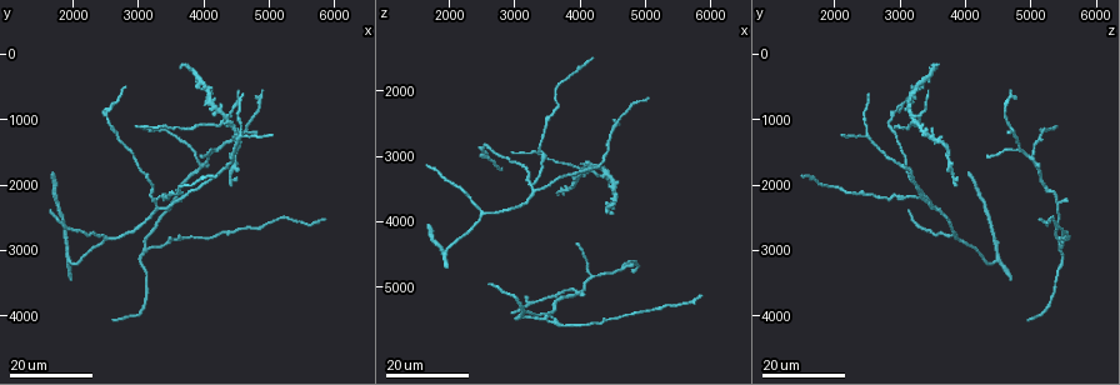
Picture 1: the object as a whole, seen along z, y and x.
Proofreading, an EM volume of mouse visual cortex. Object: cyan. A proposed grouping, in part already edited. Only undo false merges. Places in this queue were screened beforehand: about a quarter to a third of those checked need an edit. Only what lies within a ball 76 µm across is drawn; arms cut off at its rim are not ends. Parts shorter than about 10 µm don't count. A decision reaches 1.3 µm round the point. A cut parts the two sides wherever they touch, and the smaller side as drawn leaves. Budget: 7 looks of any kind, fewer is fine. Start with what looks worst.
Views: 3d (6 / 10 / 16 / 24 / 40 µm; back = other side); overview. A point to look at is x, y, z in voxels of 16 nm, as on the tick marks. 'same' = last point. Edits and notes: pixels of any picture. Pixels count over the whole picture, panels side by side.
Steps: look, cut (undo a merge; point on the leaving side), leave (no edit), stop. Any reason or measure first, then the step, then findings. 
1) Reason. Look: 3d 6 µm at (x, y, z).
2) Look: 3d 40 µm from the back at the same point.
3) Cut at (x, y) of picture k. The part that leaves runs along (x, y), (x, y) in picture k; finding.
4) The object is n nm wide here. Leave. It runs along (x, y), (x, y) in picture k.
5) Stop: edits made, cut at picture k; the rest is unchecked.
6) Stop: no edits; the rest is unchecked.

Two arms in line, one across. Look: 3d 24 µm at (3150, 3000, 5500).

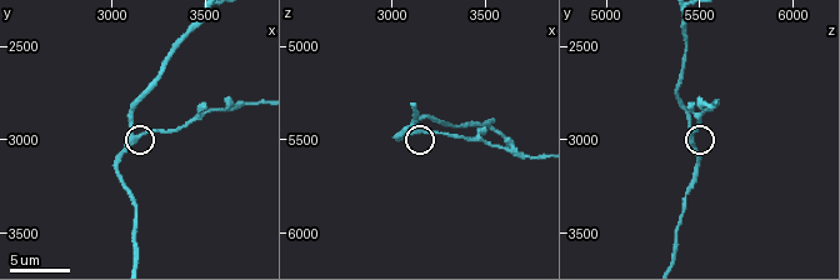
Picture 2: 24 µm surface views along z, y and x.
Look: 3d 6 µm at (3140, 2980, 5440).

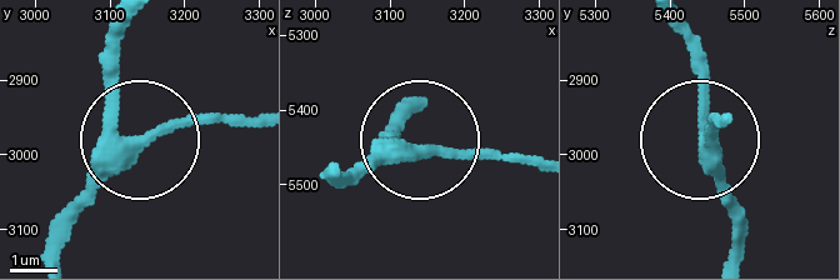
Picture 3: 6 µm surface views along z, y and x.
The object is 290 nm wide here. Leave. Continuous, no second cell.

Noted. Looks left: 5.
Three-way junction. Look: 3d 16 µm at (4200, 1450, 4850).

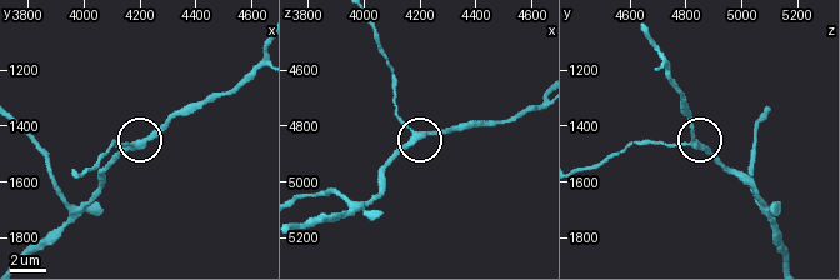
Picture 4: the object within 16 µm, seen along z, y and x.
Look: 3d 6 µm at (4200, 1460, 4840).

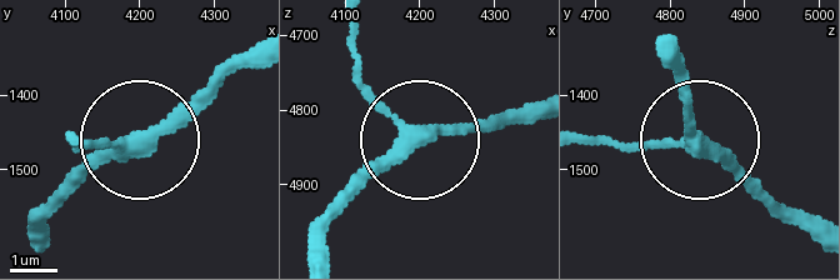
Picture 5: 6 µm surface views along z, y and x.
3 arms meet here. Leave. Continuous, no second cell.

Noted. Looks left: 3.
Three arms meet. Look: 3d 24 µm at (4000, 1700, 5050).

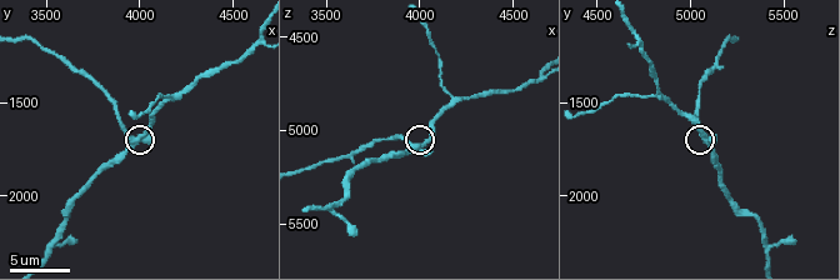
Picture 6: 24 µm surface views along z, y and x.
Zoom in. Look: 3d 6 µm at (3960, 1720, 5080).

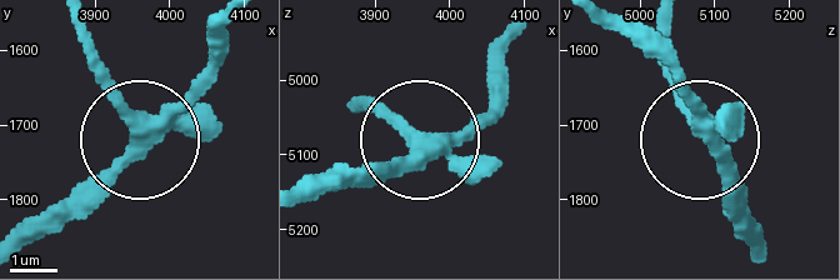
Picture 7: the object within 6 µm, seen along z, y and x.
Leave. All the same cell.

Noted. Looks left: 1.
Stop: no edits; the rest is unchecked.

